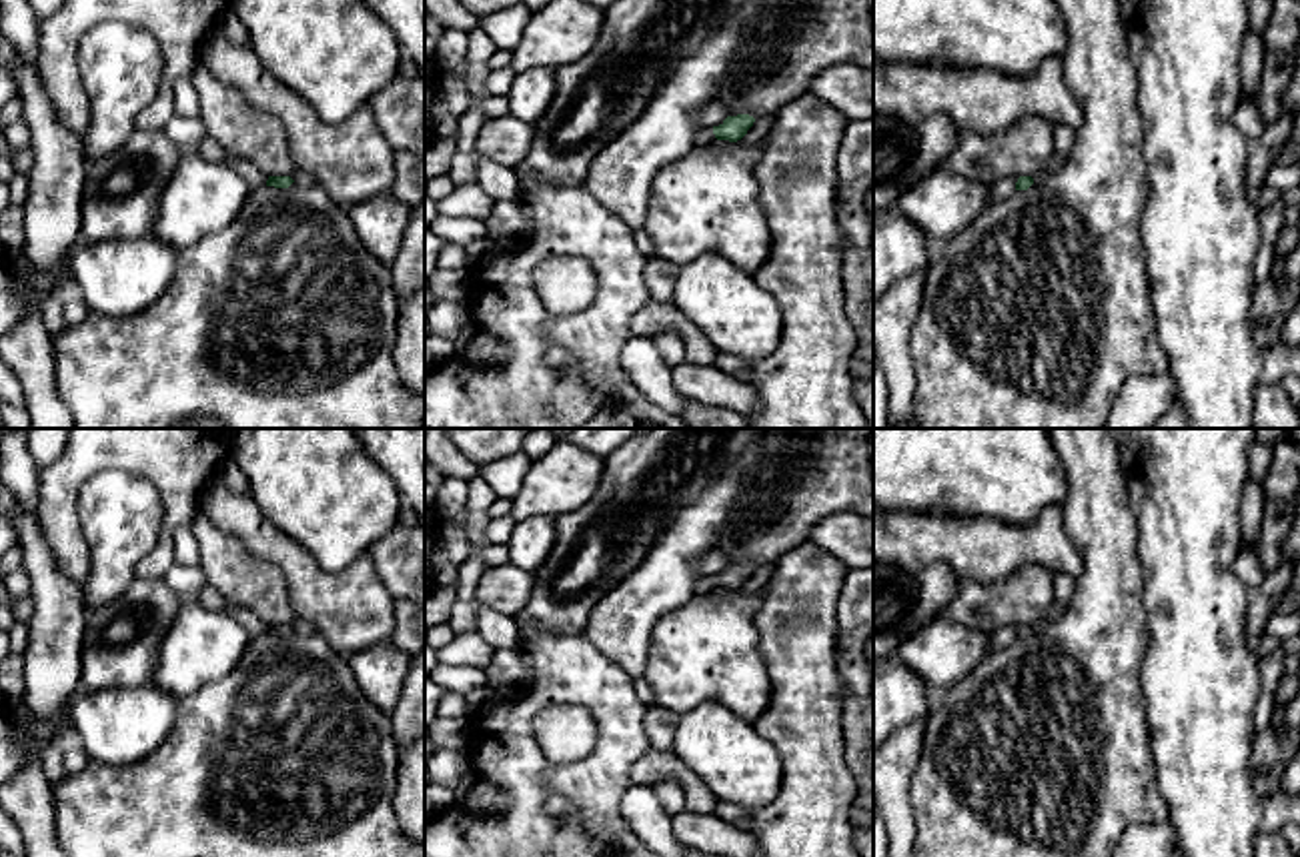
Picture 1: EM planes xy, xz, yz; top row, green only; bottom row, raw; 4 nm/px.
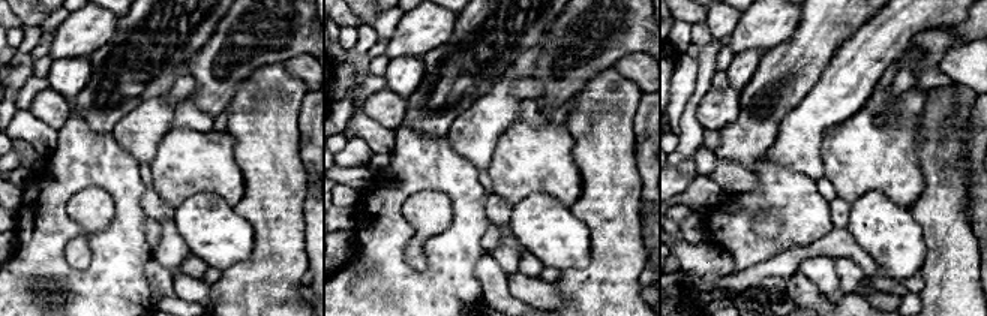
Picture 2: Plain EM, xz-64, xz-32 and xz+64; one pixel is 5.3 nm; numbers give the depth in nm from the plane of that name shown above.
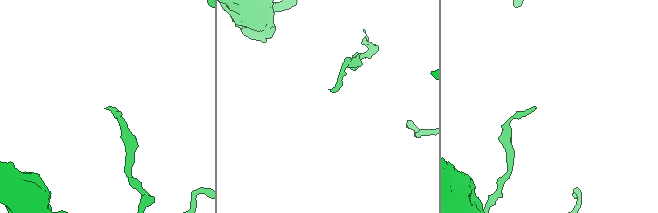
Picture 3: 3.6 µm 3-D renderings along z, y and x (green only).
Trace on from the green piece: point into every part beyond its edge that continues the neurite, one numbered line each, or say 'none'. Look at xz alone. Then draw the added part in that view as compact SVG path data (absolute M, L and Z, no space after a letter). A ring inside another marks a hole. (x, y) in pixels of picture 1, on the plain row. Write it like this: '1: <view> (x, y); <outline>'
1: xz (704, 587); M707 577L707 579L699 579L693 587L693 597L691 599L703 599L707 597L709 593L713 593L717 587L713 583L713 577Z

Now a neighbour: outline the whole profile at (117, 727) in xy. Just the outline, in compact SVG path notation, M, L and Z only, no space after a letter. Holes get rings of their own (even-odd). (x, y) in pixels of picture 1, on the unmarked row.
M148 683L76 693L68 705L72 741L90 761L126 767L150 757L174 731L178 699Z

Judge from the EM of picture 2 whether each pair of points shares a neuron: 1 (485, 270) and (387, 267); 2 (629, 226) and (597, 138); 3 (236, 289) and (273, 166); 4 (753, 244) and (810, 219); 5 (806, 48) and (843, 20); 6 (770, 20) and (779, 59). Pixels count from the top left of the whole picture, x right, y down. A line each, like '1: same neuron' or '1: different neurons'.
1: different neurons
2: same neuron
3: same neuron
4: same neuron
5: same neuron
6: different neurons

